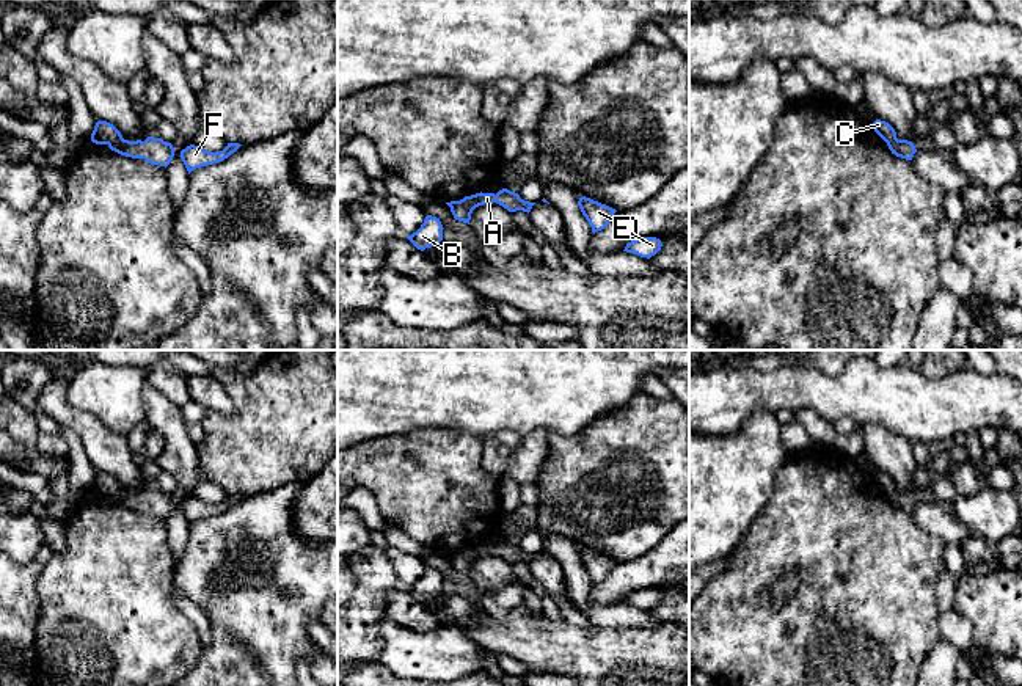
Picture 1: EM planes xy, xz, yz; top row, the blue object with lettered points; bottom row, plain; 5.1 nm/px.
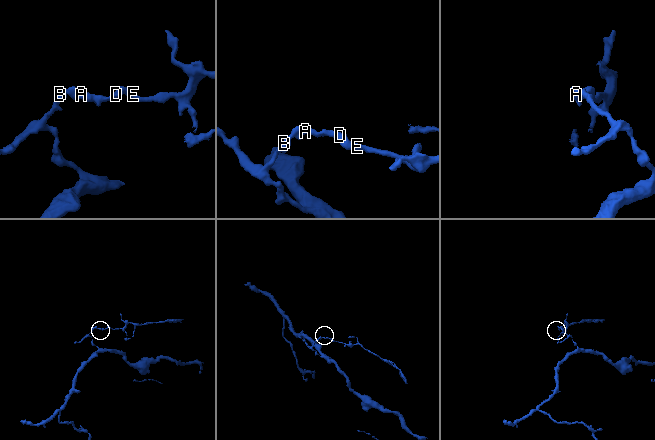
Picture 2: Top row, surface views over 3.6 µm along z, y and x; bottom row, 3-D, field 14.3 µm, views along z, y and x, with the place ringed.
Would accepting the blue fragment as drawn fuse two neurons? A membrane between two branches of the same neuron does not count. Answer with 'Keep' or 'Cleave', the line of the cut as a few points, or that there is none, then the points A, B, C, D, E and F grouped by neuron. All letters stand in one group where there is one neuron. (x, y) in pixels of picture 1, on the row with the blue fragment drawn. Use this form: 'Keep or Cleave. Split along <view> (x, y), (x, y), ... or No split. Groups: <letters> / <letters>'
Cleave. Split along xy (123, 138), (109, 145). Groups: A D E F / B C

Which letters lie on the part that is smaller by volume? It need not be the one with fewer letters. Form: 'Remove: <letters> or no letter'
Remove: A, D, E, F

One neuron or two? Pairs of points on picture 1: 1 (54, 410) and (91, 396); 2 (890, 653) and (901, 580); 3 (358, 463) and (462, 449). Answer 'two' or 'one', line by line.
1: two
2: one
3: one

